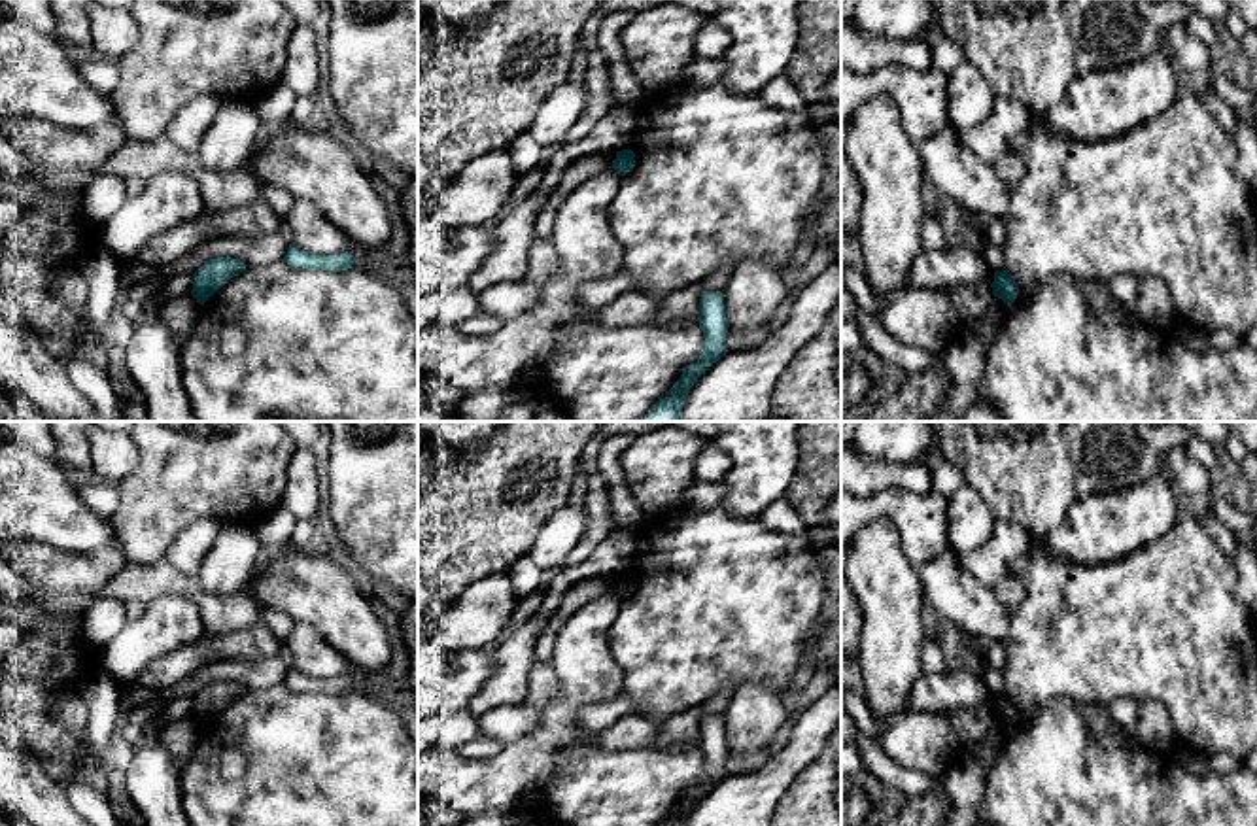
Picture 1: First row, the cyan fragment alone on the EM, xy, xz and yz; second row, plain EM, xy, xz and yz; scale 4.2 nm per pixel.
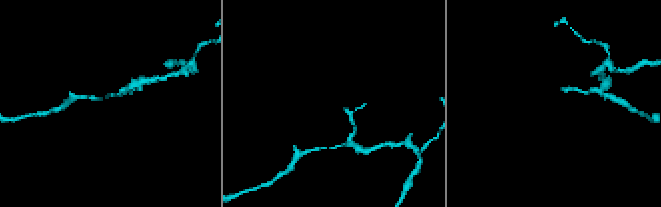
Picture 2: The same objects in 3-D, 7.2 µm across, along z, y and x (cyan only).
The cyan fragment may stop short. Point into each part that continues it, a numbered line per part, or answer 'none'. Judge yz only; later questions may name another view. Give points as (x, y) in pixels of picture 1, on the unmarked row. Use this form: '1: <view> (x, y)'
none

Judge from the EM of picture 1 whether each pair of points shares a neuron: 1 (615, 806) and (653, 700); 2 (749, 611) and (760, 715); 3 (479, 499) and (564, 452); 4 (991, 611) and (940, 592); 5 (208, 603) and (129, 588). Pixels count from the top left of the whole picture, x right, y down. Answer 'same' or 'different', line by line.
1: different
2: different
3: same
4: same
5: same

